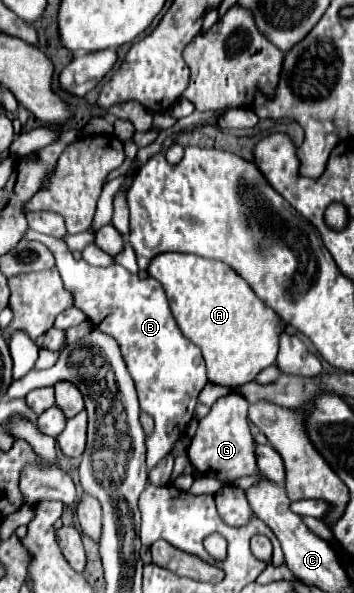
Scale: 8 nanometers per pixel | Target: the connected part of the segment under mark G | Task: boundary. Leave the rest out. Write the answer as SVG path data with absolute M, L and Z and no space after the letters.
M228 394L220 398L210 414L200 420L200 426L190 442L190 462L202 474L232 484L238 478L254 476L258 472L254 458L254 438L248 428L248 406L250 402L240 394Z

